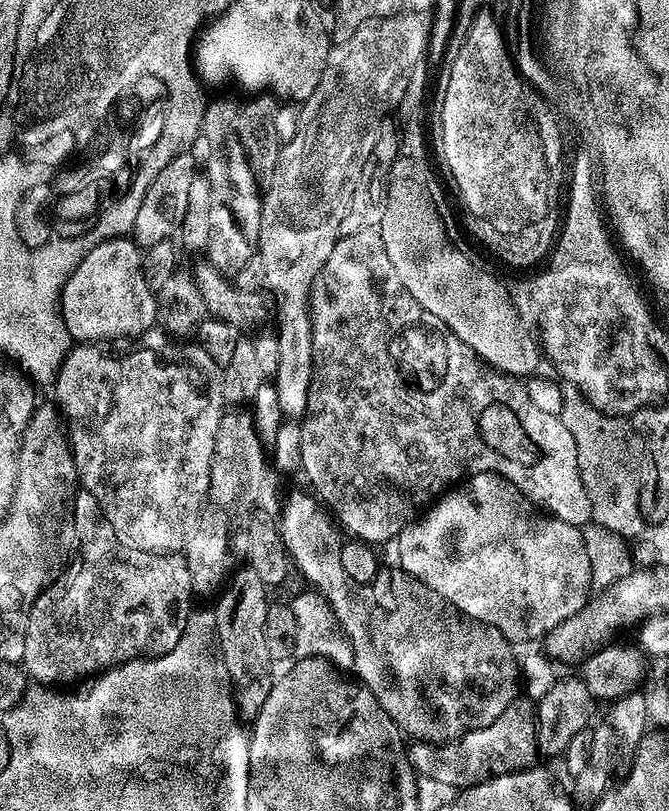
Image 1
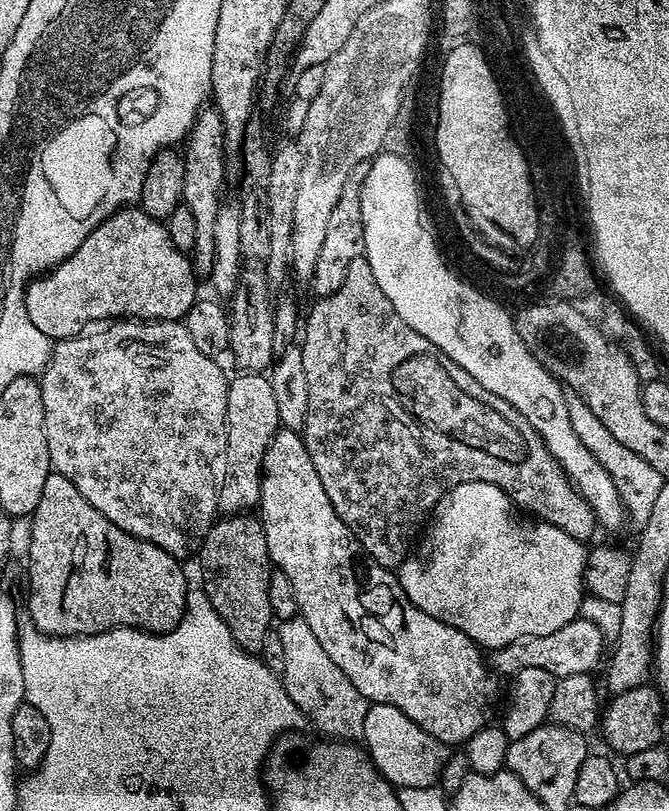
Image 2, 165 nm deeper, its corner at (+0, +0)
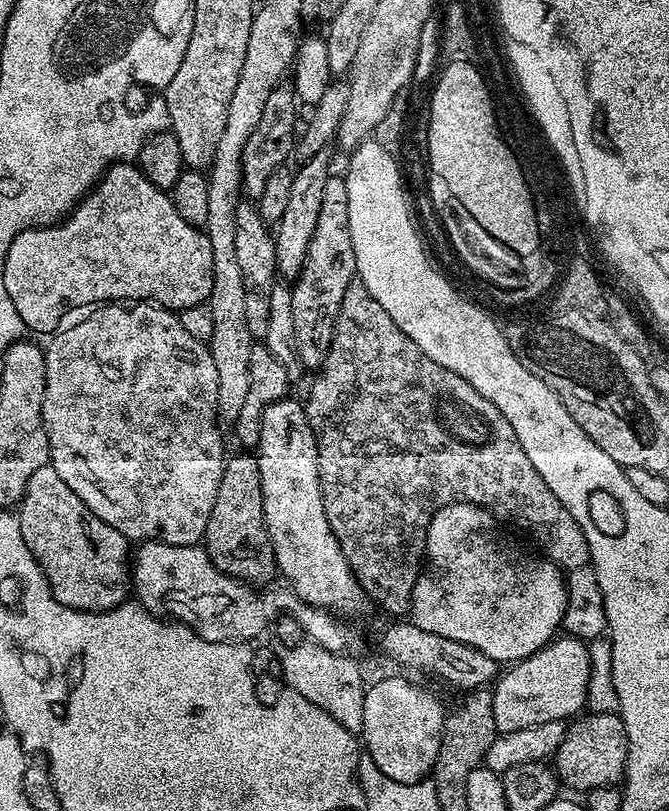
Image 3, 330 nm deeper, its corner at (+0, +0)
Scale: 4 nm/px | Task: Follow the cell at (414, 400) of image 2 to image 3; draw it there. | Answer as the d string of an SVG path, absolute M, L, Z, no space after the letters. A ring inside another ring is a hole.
M358 278L352 280L350 286L346 286L346 294L342 294L342 306L338 310L330 350L326 354L324 364L315 373L315 376L316 381L313 382L312 389L308 392L308 400L306 399L304 409L310 422L310 430L314 434L318 446L320 489L326 518L330 522L330 530L334 534L334 538L338 538L338 546L342 550L342 554L346 554L346 562L350 566L354 578L360 584L360 589L364 591L365 597L371 603L373 600L382 611L389 612L392 618L403 617L400 615L403 612L405 615L409 611L414 582L420 576L424 560L426 530L430 526L430 518L434 518L434 514L440 508L451 504L477 504L480 508L491 512L497 521L503 522L505 525L507 525L506 523L513 524L514 527L529 532L536 539L537 546L541 548L537 549L561 570L586 567L590 564L586 534L582 534L578 522L574 522L574 518L570 518L566 506L562 506L562 502L558 502L558 498L554 498L554 490L550 490L550 486L546 486L546 482L542 482L538 470L534 470L534 466L530 466L530 458L526 458L526 450L522 450L522 446L518 442L518 434L514 434L514 426L510 426L510 422L506 422L502 410L498 410L498 406L494 406L494 402L482 398L482 394L478 394L478 390L474 390L474 386L470 386L470 382L466 382L466 378L446 370L446 366L438 366L438 362L434 362L434 358L426 358L426 354L422 354L422 350L418 350L416 343L406 334L402 334L402 330L398 330L394 318L390 318L390 314L386 314L386 310L382 310L382 306L378 306L378 302L374 302L374 294L370 294L370 290L366 290L364 283Z

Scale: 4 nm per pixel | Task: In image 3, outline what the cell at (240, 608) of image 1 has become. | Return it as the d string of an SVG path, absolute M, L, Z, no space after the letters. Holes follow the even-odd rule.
M248 450L241 453L225 459L222 482L218 482L218 498L214 498L214 510L210 510L210 522L206 522L202 547L222 574L244 584L268 586L275 581L272 579L277 579L278 569L262 506L260 458Z

